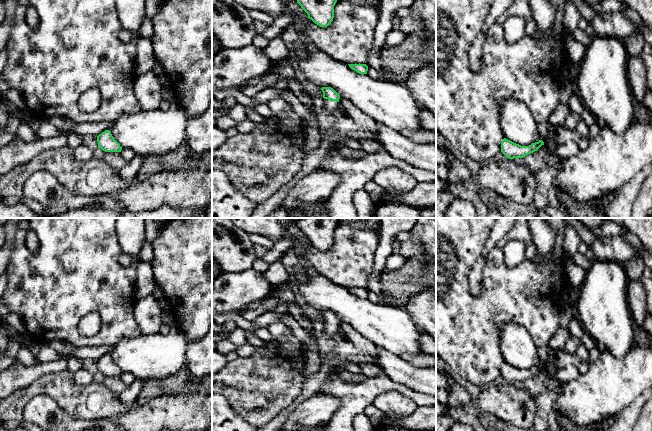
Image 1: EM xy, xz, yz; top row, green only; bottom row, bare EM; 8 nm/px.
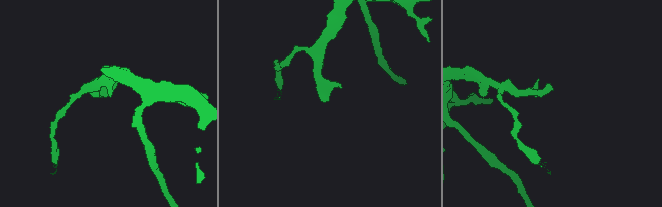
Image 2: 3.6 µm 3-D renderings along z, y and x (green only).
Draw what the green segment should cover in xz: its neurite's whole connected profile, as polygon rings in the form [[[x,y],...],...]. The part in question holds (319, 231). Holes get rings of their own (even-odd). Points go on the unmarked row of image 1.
[[[300,218],[296,224],[308,242],[320,251],[327,251],[333,245],[338,218]]]

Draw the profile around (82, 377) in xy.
[[[80,369],[73,374],[74,382],[79,385],[87,385],[94,381],[94,375],[85,369]]]

